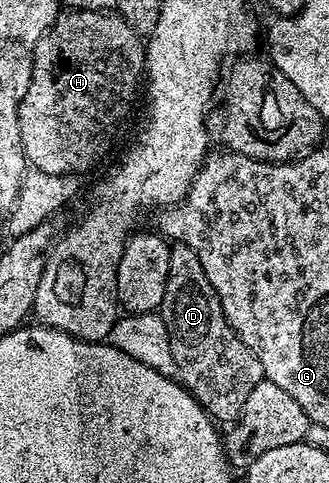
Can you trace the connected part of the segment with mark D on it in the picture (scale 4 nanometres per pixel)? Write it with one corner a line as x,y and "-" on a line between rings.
172,242
169,253
169,277
165,281
165,297
161,301
158,314
163,316
165,329
169,333
169,345
173,349
173,361
177,361
178,378
212,420
223,425
230,425
239,418
239,411
245,405
249,393
257,389
264,379
261,361
242,341
229,325
225,313
221,309
221,301
209,285
209,277
205,277
205,269
201,269
201,261
197,261
197,253
189,249
189,245

